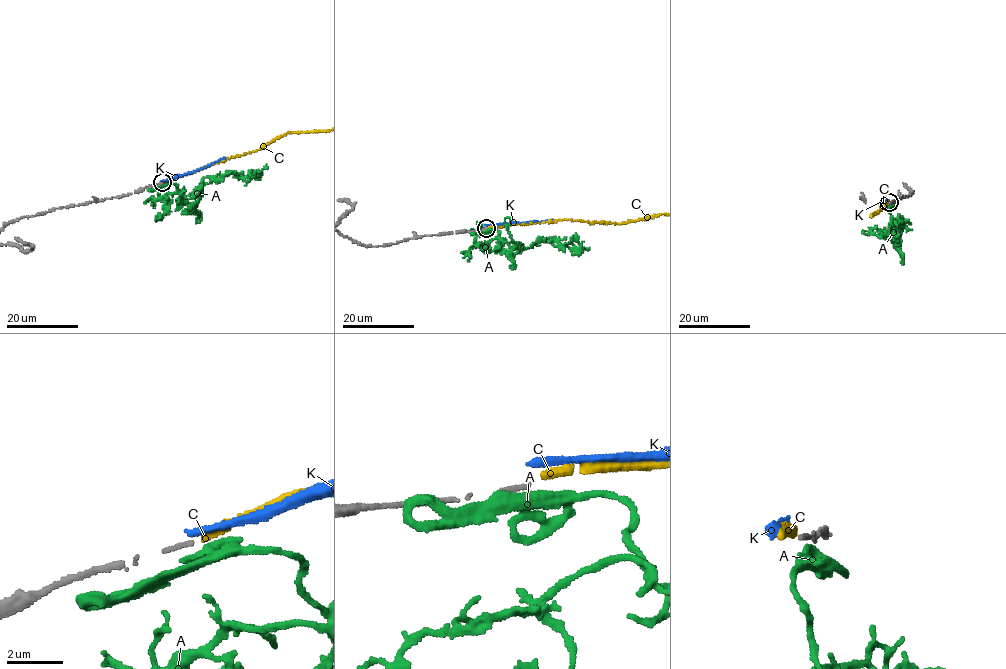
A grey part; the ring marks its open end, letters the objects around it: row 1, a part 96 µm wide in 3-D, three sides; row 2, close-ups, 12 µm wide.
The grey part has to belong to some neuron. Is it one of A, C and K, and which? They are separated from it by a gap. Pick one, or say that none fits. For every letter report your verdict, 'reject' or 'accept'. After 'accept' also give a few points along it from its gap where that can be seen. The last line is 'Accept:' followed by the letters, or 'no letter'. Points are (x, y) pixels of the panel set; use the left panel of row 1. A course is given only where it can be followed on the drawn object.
A: reject
C: reject
K: reject
Accept: no letter

